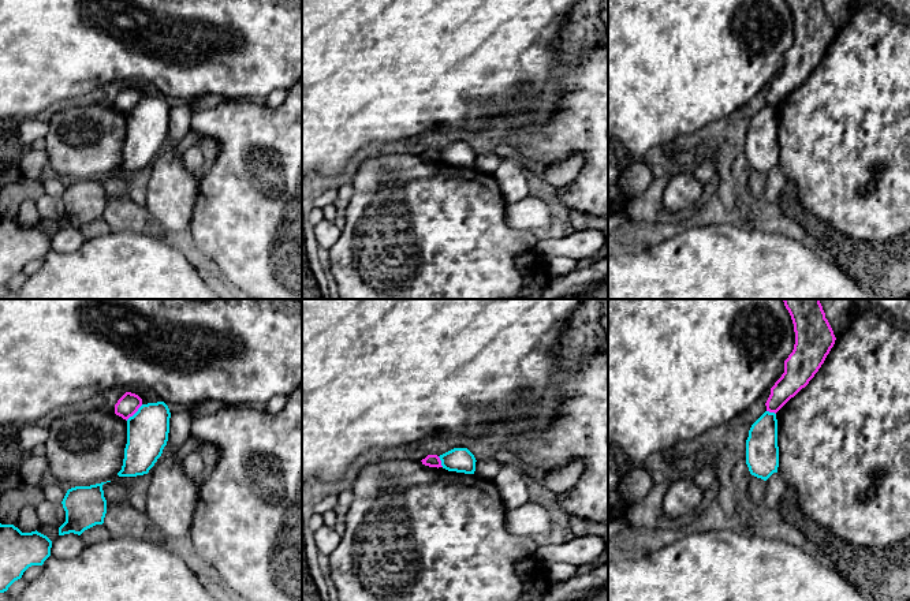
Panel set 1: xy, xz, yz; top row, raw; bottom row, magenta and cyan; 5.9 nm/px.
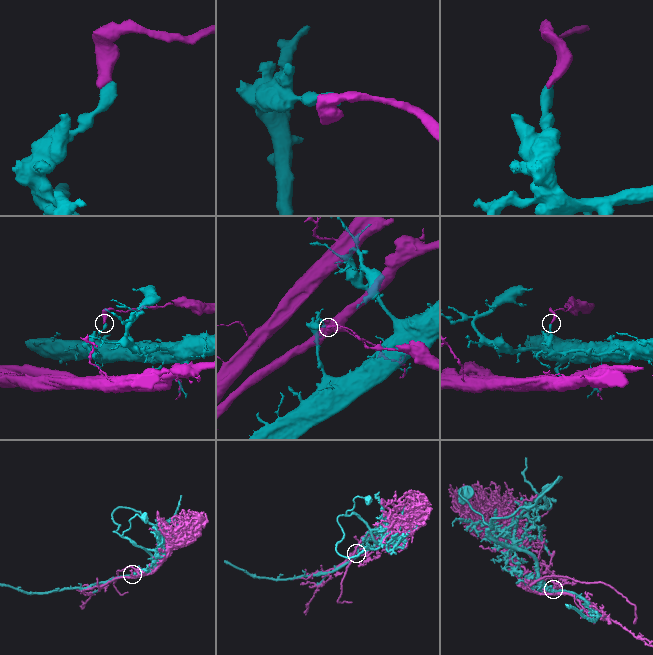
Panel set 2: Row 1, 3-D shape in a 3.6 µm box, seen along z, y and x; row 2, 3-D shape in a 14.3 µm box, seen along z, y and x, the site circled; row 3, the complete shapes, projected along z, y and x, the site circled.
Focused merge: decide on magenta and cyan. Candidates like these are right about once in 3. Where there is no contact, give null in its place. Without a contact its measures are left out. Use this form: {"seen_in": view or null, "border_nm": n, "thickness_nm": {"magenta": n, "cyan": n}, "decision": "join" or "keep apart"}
{"seen_in": "xy", "border_nm": 140, "thickness_nm": {"magenta": 120, "cyan": 240}, "decision": "keep apart"}

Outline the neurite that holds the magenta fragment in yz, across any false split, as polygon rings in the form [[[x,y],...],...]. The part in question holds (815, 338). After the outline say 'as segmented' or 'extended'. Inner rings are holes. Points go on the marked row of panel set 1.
[[[820,299],[782,300],[794,324],[795,344],[765,403],[767,411],[775,414],[809,384],[836,340]]]; as segmented

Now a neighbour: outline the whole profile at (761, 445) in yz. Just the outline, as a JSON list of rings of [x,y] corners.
[[[765,411],[750,428],[746,464],[752,475],[767,481],[779,467],[777,419]]]

